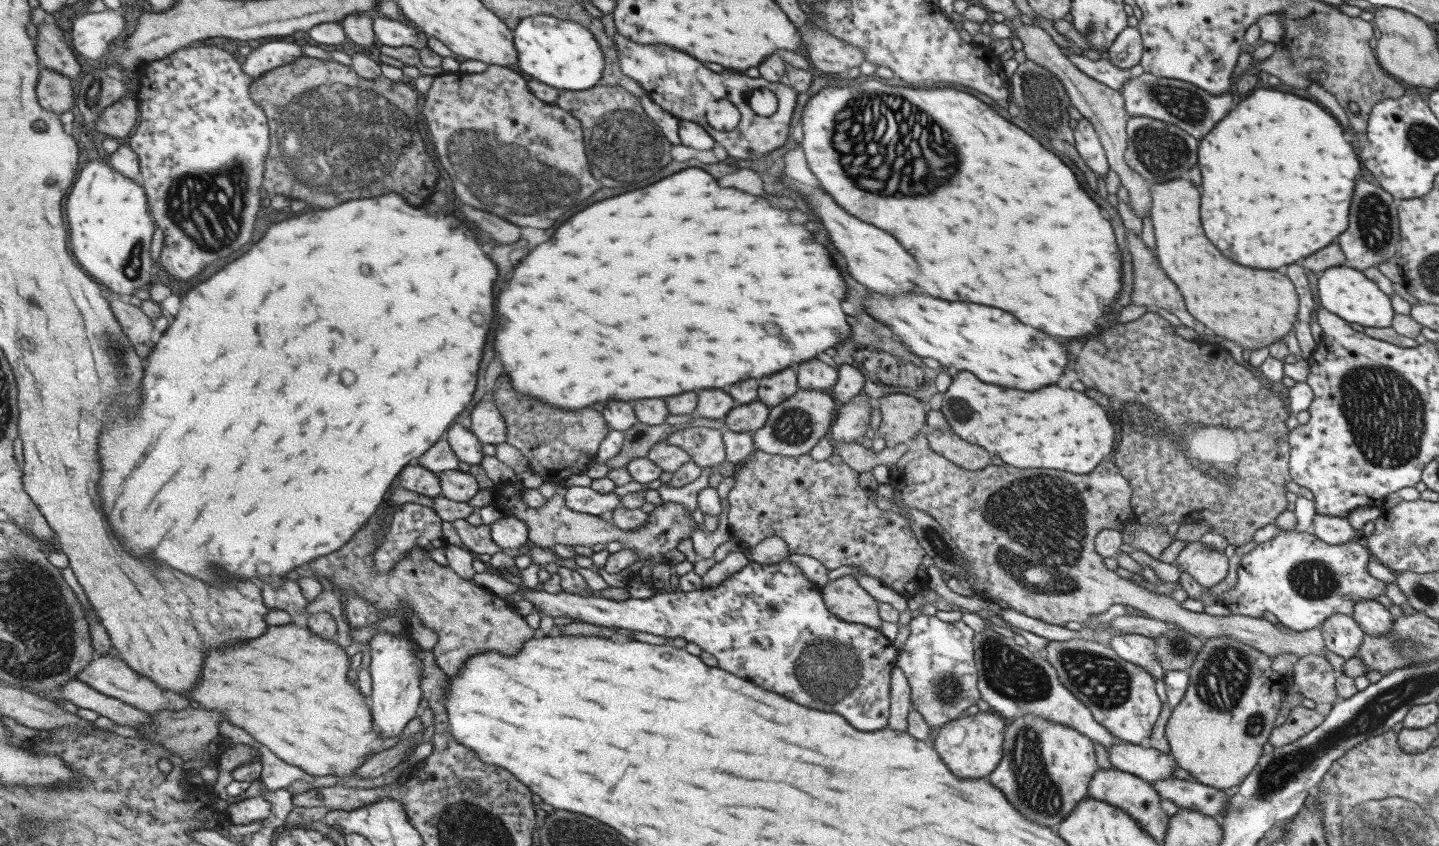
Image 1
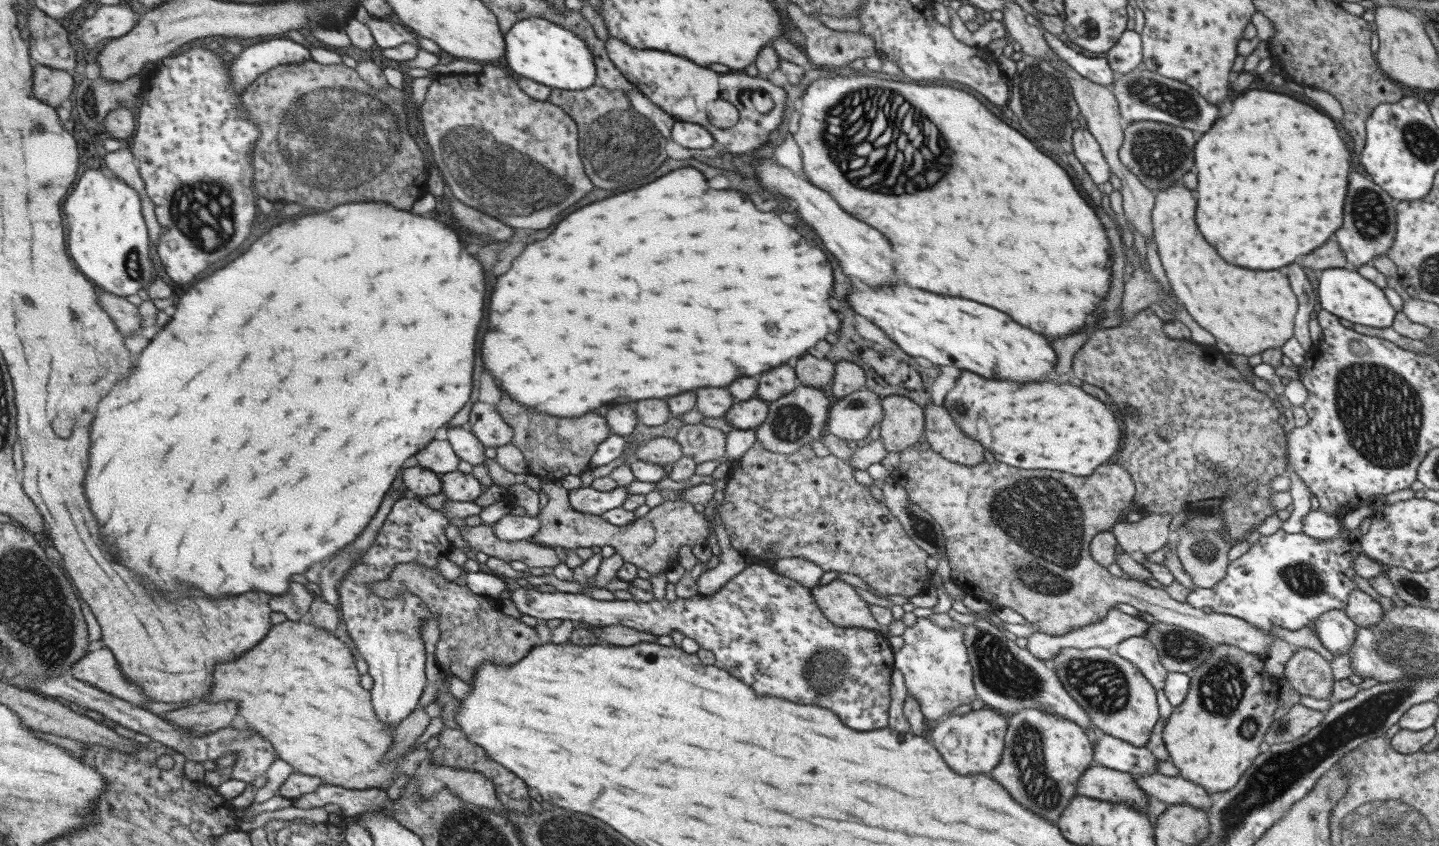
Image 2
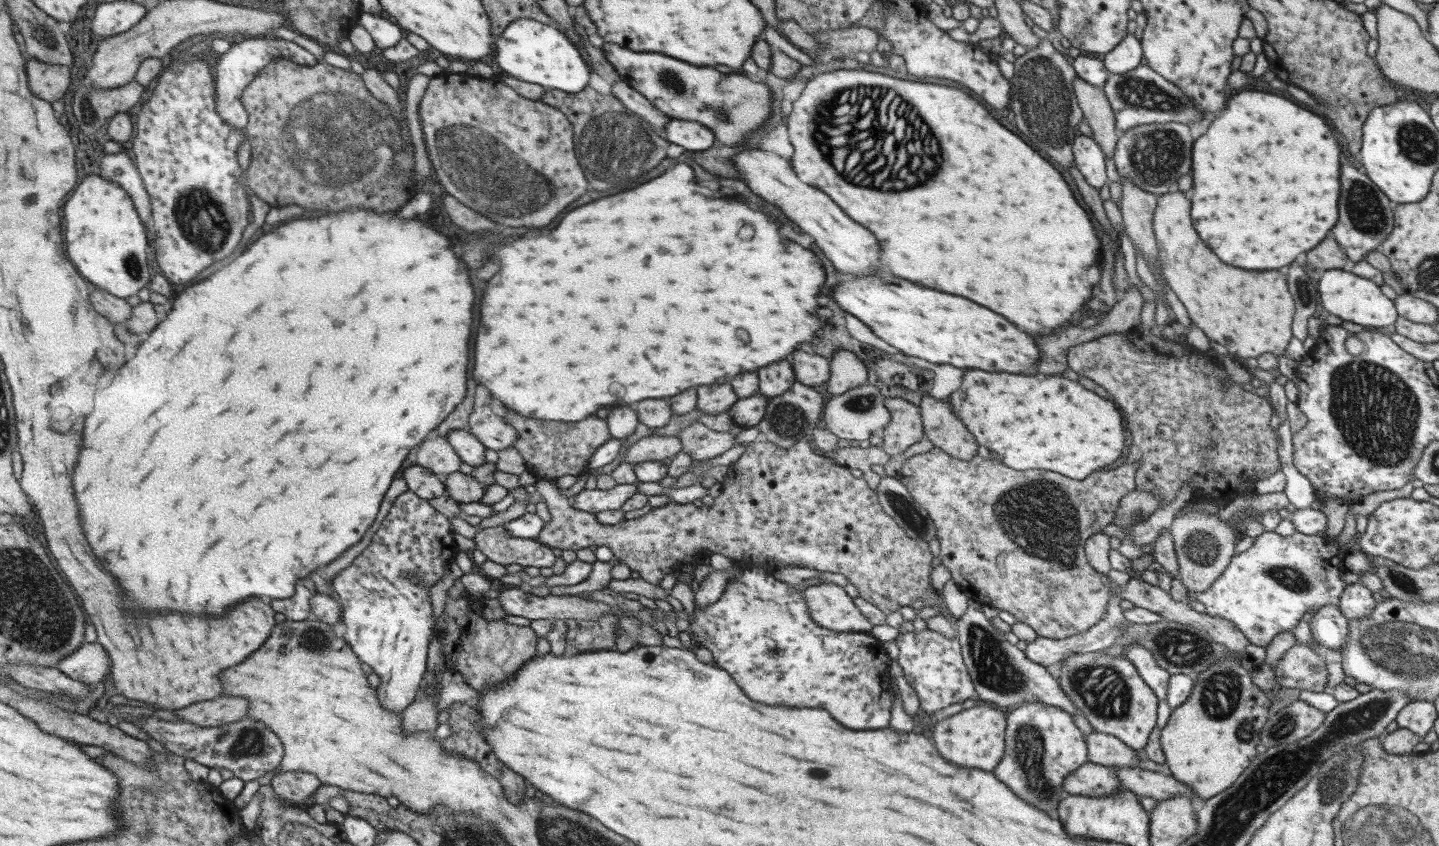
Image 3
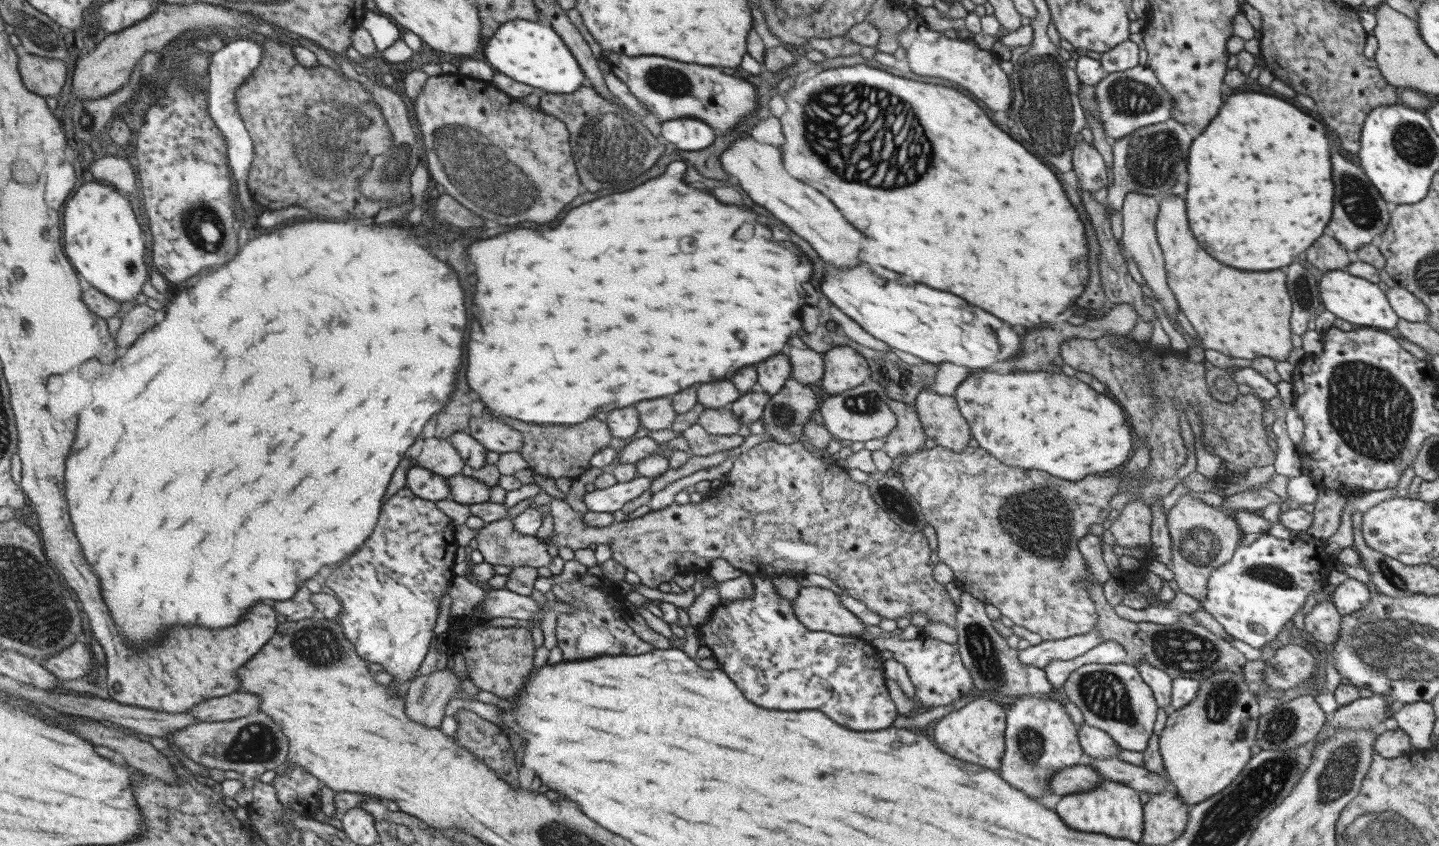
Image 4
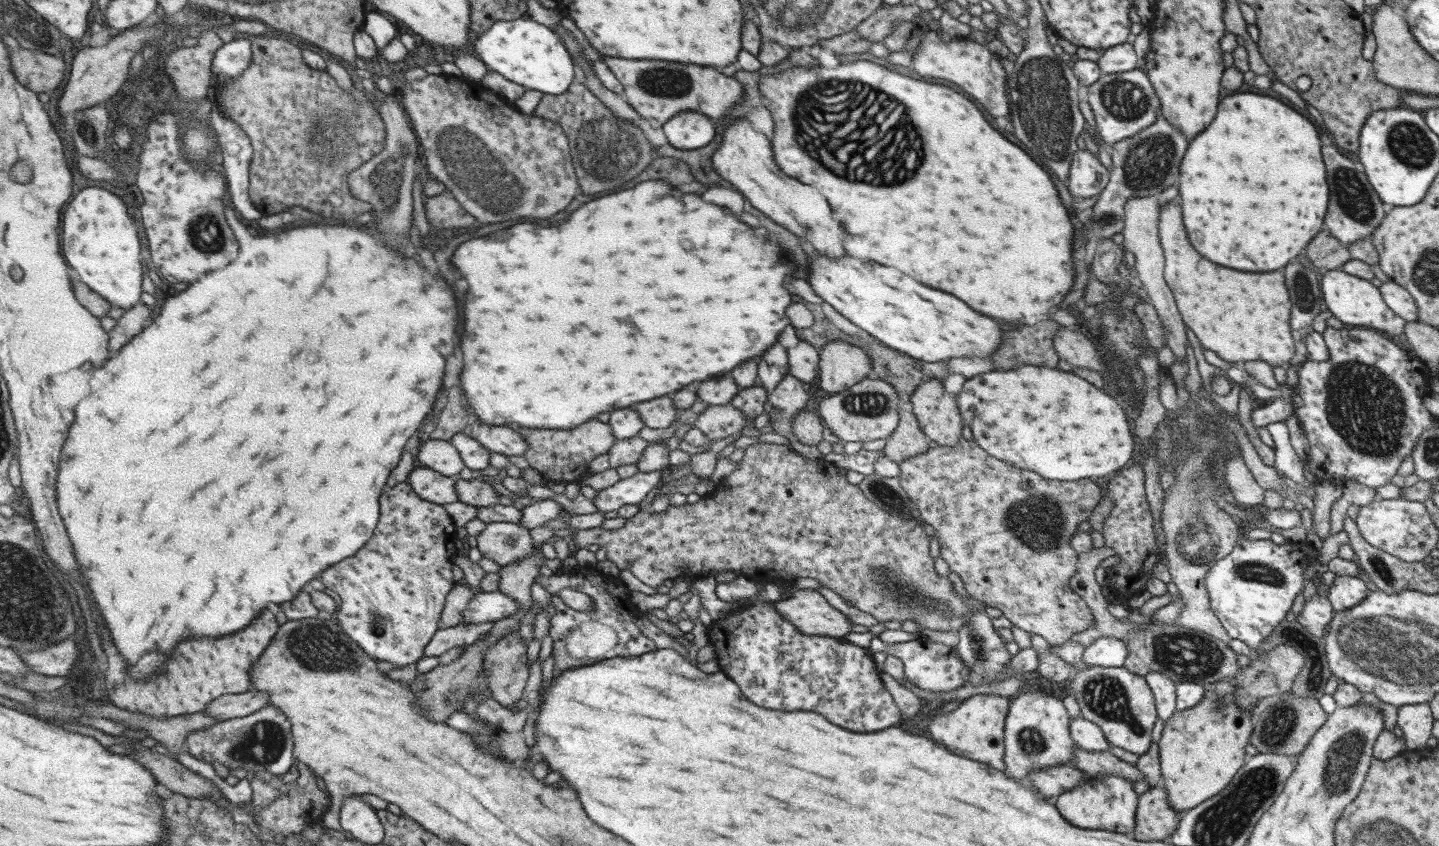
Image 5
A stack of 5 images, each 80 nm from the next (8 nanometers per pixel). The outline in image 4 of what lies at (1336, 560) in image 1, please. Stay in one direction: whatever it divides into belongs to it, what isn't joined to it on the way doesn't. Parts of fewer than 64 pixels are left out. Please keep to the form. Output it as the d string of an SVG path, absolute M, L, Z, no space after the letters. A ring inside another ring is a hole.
M1265 532L1259 534L1251 544L1239 543L1232 557L1208 575L1206 595L1201 607L1232 639L1244 642L1256 650L1266 647L1271 644L1283 626L1293 619L1299 608L1302 608L1309 594L1313 594L1316 602L1332 600L1336 586L1327 581L1327 576L1335 568L1336 557L1325 550L1324 541L1324 539L1297 534L1287 539L1277 539Z

